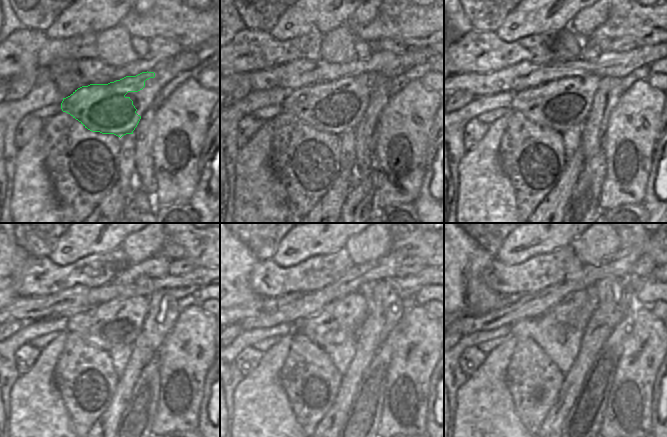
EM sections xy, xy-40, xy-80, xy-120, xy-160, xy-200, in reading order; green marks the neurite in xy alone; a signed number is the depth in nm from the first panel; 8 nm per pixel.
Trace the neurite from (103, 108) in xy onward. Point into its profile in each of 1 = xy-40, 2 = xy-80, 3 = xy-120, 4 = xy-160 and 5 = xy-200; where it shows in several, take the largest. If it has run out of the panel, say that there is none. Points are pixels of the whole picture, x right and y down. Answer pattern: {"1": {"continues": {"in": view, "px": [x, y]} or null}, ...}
{"1": {"continues": {"in": "xy-40", "px": [326, 107]}}, "2": {"continues": {"in": "xy-80", "px": [551, 104]}}, "3": {"continues": {"in": "xy-120", "px": [103, 326]}}, "4": {"continues": {"in": "xy-160", "px": [329, 326]}}, "5": {"continues": {"in": "xy-200", "px": [563, 312]}}}

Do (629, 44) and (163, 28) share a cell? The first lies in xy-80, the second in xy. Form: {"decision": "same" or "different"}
{"decision": "different"}

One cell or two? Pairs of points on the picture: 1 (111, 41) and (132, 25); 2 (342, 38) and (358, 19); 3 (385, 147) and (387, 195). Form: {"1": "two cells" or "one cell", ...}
{"1": "two cells", "2": "one cell", "3": "one cell"}

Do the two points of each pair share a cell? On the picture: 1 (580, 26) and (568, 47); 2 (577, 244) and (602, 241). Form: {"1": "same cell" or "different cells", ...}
{"1": "same cell", "2": "same cell"}

